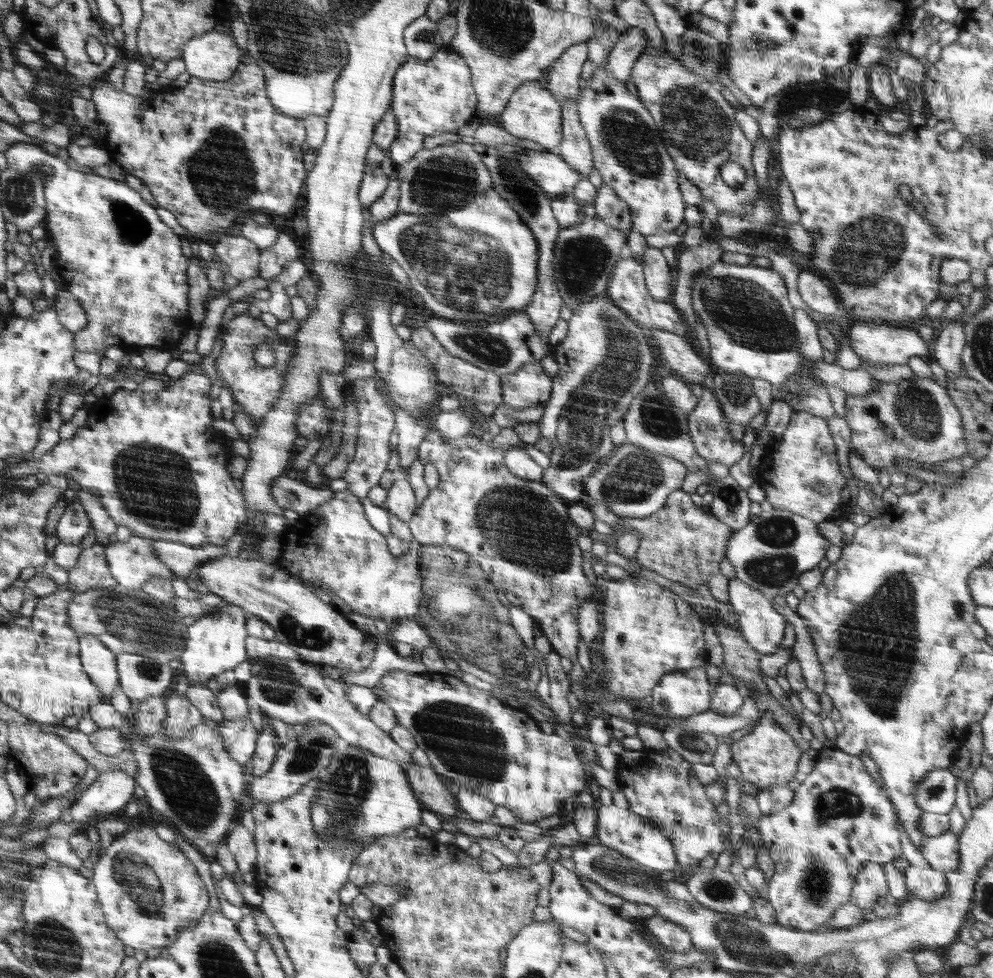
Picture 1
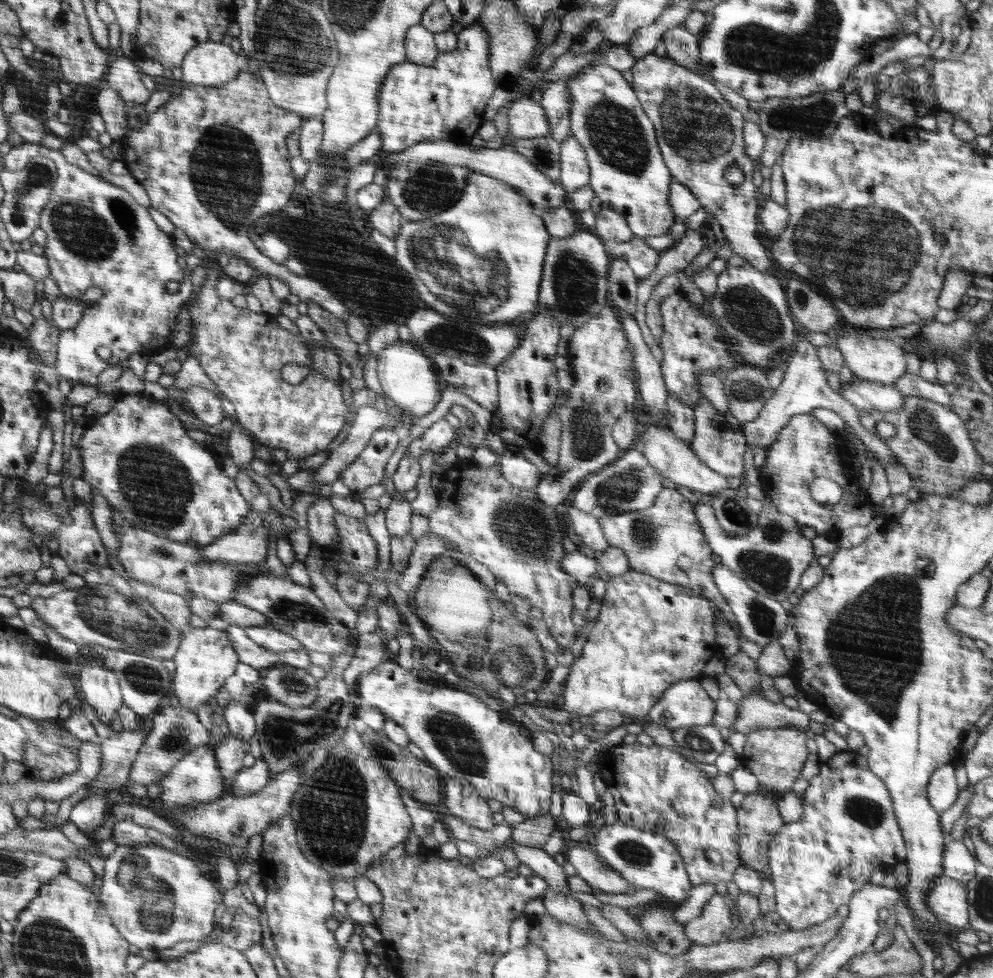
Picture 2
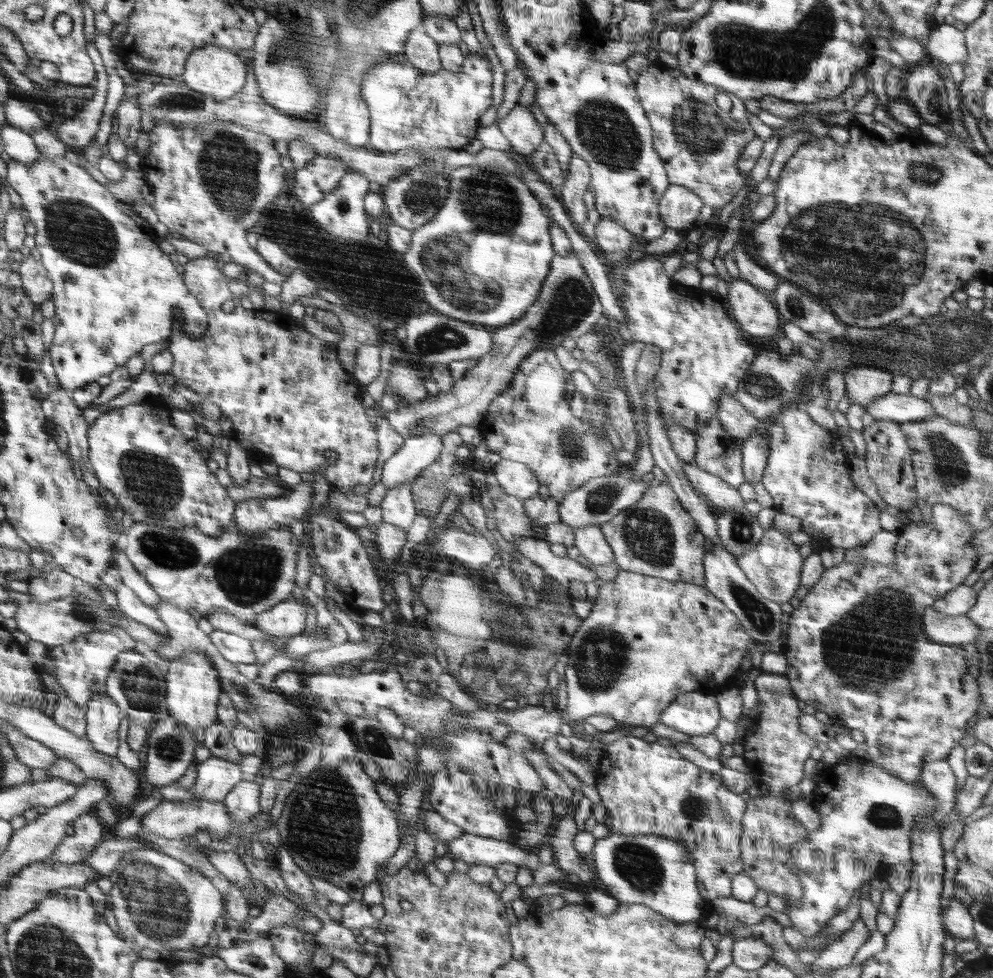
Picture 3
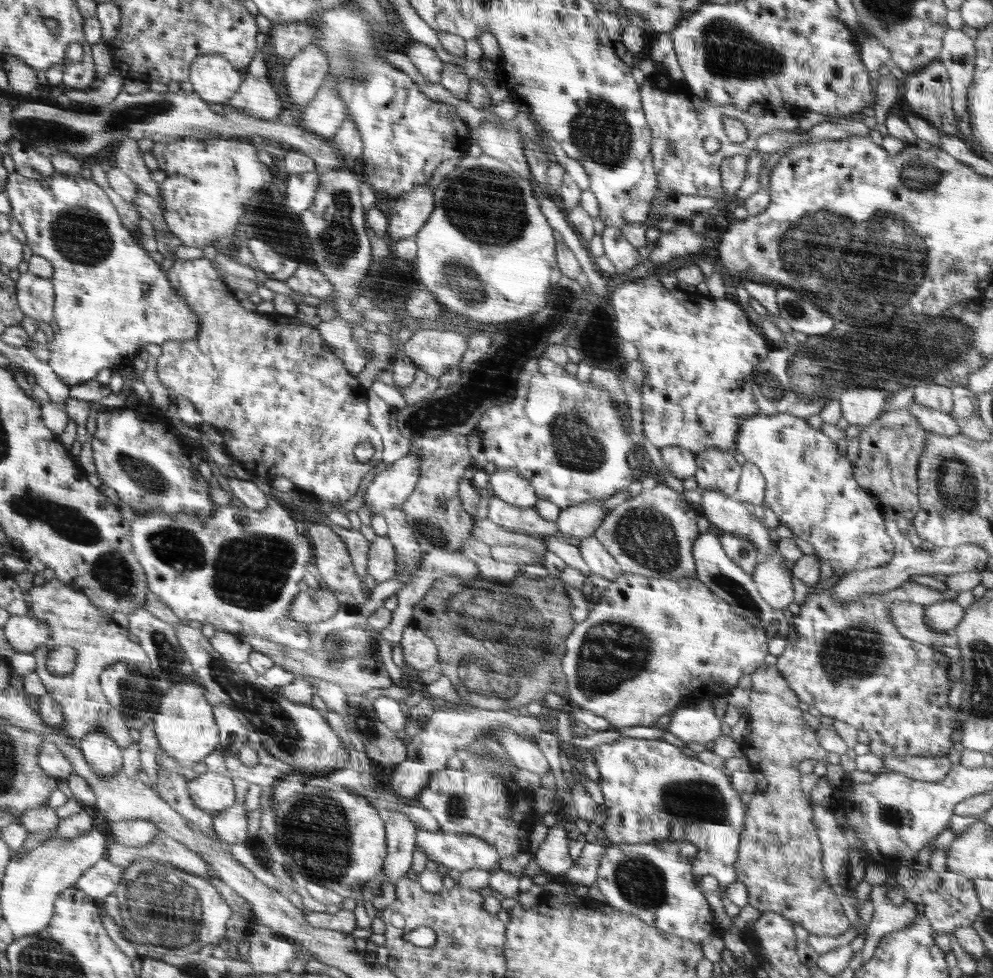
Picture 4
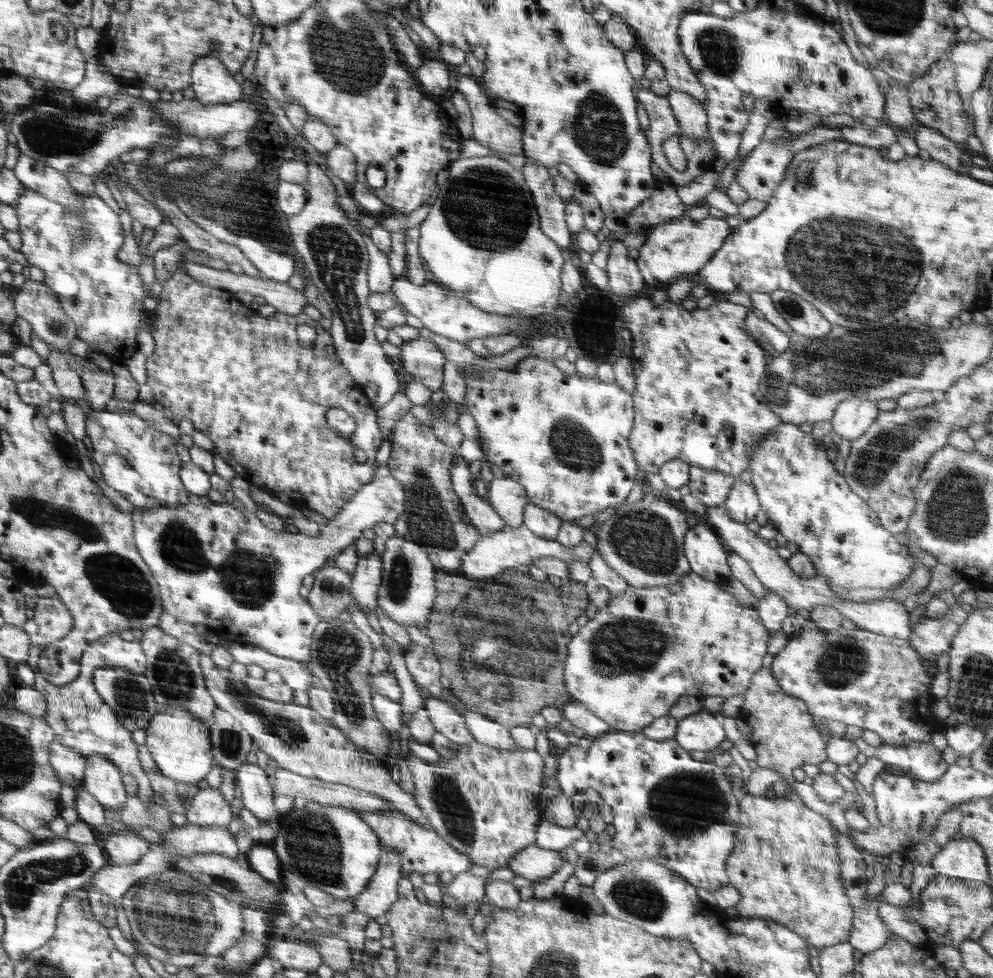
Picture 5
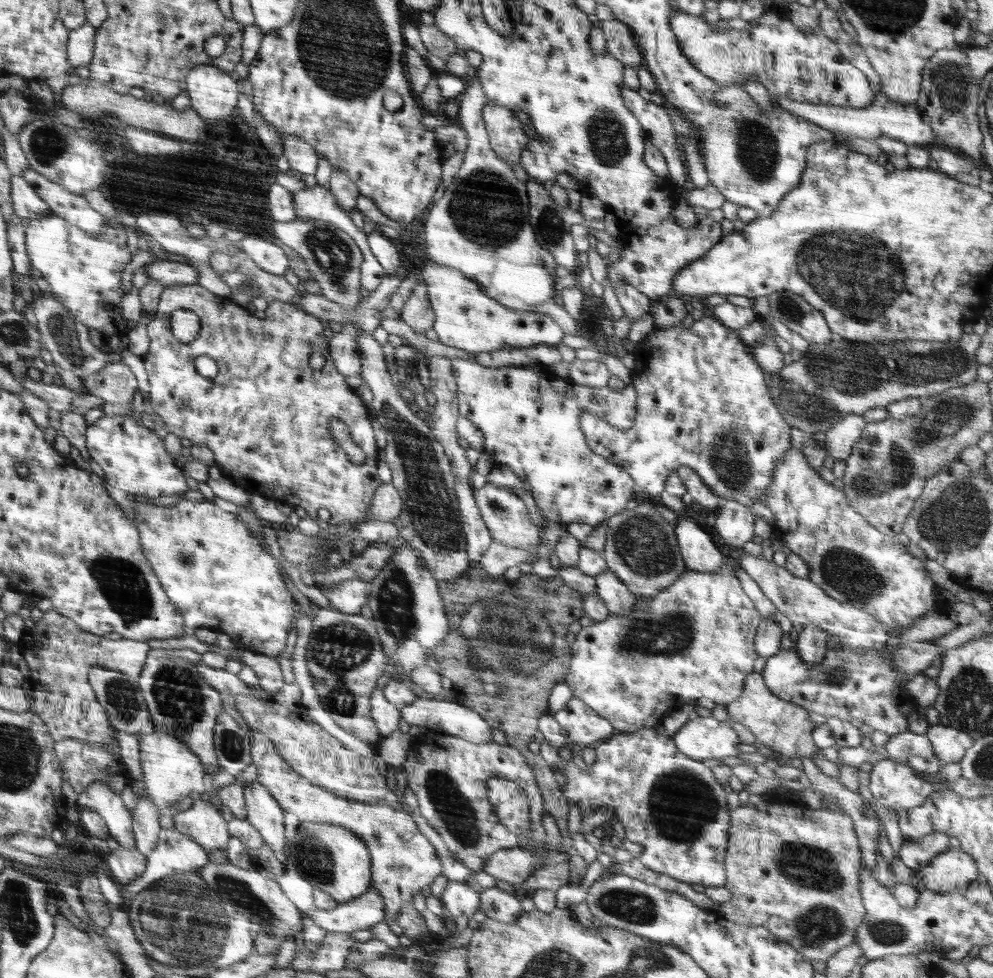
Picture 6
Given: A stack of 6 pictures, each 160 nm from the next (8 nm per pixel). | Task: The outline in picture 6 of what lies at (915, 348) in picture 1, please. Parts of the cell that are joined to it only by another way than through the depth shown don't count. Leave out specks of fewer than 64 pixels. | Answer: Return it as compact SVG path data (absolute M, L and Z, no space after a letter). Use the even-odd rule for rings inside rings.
M851 413L844 416L840 422L825 432L826 439L820 446L821 451L832 456L835 461L839 459L845 461L867 424L864 415Z

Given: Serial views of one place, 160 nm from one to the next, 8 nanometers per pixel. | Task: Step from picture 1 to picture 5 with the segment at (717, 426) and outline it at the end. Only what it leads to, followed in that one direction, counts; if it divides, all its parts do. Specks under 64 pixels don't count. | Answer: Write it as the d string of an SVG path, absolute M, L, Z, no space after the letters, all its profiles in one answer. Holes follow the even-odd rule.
M689 466L690 494L701 500L700 503L708 506L723 504L736 482L733 476L716 470L706 470L701 466Z

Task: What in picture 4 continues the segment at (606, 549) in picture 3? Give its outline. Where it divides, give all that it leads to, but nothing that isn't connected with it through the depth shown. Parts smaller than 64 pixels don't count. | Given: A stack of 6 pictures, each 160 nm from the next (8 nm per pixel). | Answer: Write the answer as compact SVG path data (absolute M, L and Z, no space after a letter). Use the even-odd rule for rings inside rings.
M593 534L588 538L582 538L578 548L590 569L590 573L599 574L610 581L623 575L624 572L616 559Z

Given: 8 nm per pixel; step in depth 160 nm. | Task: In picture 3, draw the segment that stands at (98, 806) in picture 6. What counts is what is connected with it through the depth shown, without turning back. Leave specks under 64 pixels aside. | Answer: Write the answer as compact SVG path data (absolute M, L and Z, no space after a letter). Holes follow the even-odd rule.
M94 693L90 703L85 709L86 732L84 736L92 743L94 750L108 756L116 757L118 753L118 726L122 722L120 708L112 701L112 697L106 693Z

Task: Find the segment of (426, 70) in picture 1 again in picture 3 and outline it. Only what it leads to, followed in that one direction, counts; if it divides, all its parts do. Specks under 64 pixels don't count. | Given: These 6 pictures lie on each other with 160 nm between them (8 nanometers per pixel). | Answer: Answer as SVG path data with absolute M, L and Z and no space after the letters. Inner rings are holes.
M470 54L456 73L440 69L428 74L410 63L382 62L365 72L361 97L370 113L370 138L368 147L380 153L400 153L414 149L420 153L446 149L463 150L477 138L478 118L492 104L492 69L486 54Z

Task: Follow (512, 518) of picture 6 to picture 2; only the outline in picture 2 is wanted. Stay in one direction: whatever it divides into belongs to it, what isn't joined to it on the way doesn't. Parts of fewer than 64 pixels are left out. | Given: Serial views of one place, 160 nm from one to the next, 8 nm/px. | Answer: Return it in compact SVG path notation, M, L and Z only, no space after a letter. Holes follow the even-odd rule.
M506 450L499 456L499 469L502 478L512 486L535 488L541 480L536 465L528 461L522 453Z

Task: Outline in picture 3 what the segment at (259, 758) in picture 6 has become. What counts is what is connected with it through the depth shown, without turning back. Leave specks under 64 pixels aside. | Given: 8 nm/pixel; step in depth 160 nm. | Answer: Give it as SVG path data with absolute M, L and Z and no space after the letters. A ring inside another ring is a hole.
M462 833L445 843L448 847L448 856L451 856L453 860L462 860L469 866L495 867L503 862L524 863L530 870L540 866L536 849L522 849L516 842Z

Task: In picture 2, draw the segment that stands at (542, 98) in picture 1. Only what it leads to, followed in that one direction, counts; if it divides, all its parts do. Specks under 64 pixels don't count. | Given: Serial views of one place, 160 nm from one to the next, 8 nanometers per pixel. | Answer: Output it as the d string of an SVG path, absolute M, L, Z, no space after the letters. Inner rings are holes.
M531 96L516 99L508 107L510 129L508 137L534 139L550 136L544 107Z

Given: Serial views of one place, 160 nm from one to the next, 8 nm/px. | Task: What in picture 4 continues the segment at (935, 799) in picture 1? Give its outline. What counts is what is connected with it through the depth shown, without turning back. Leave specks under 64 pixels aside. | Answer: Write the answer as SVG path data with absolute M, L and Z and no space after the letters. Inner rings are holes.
M884 756L883 762L884 767L890 769L890 771L905 774L908 778L924 782L938 782L952 770L952 764L948 756L934 756L932 758Z

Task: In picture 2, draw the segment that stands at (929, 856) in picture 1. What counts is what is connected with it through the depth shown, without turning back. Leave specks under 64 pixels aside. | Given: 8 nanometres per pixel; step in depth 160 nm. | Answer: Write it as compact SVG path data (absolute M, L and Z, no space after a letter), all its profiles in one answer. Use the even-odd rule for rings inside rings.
M947 839L943 850L942 875L968 883L977 877L977 859L962 841Z

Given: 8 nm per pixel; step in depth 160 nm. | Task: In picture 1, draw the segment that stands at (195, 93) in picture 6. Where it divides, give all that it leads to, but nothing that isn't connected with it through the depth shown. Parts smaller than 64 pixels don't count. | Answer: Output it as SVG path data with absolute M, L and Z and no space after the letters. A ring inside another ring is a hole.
M211 30L191 38L184 46L182 60L186 72L196 78L222 82L237 72L240 50L230 38L230 33Z

